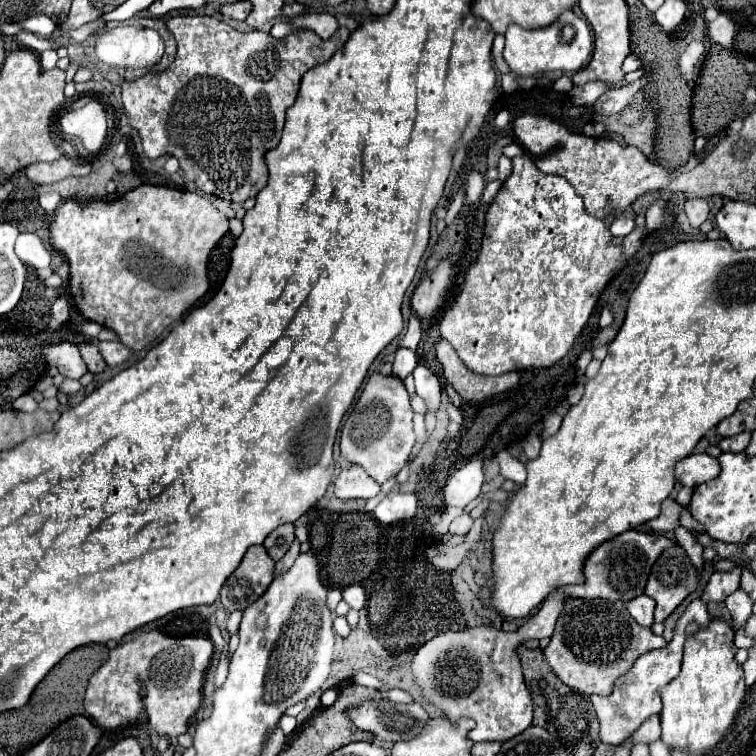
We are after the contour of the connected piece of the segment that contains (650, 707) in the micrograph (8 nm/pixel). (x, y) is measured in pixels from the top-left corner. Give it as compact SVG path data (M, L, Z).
M695 599L691 601L691 605L687 607L685 615L679 619L673 641L659 651L649 651L645 655L641 655L631 673L627 673L625 677L621 677L615 683L615 689L609 697L599 697L599 695L591 695L591 703L597 711L599 717L599 737L603 743L607 745L621 745L635 729L639 729L639 725L651 717L653 713L661 711L661 689L679 675L679 665L681 665L681 655L683 655L683 643L685 643L685 627L697 621L699 625L707 625L709 623L709 613L707 613L707 605L703 603L703 599Z

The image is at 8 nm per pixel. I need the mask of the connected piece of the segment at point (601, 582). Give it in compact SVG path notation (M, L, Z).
M625 531L611 541L605 541L599 545L585 563L585 583L583 585L569 585L561 587L571 597L601 597L609 601L629 601L639 597L645 591L645 583L649 577L649 571L655 563L655 559L661 555L661 551L671 545L665 535L653 535L645 531Z

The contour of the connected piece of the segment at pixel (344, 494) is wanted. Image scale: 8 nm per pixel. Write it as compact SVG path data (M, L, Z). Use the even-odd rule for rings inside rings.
M349 465L345 467L339 477L335 479L335 497L349 501L349 499L373 499L381 491L381 485L377 485L361 467Z

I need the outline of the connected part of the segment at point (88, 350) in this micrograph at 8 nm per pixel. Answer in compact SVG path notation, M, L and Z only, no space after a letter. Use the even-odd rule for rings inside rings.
M81 343L79 351L81 351L81 355L83 355L83 359L85 359L91 373L103 373L105 371L107 365L105 365L105 361L103 361L103 357L101 357L95 343Z

